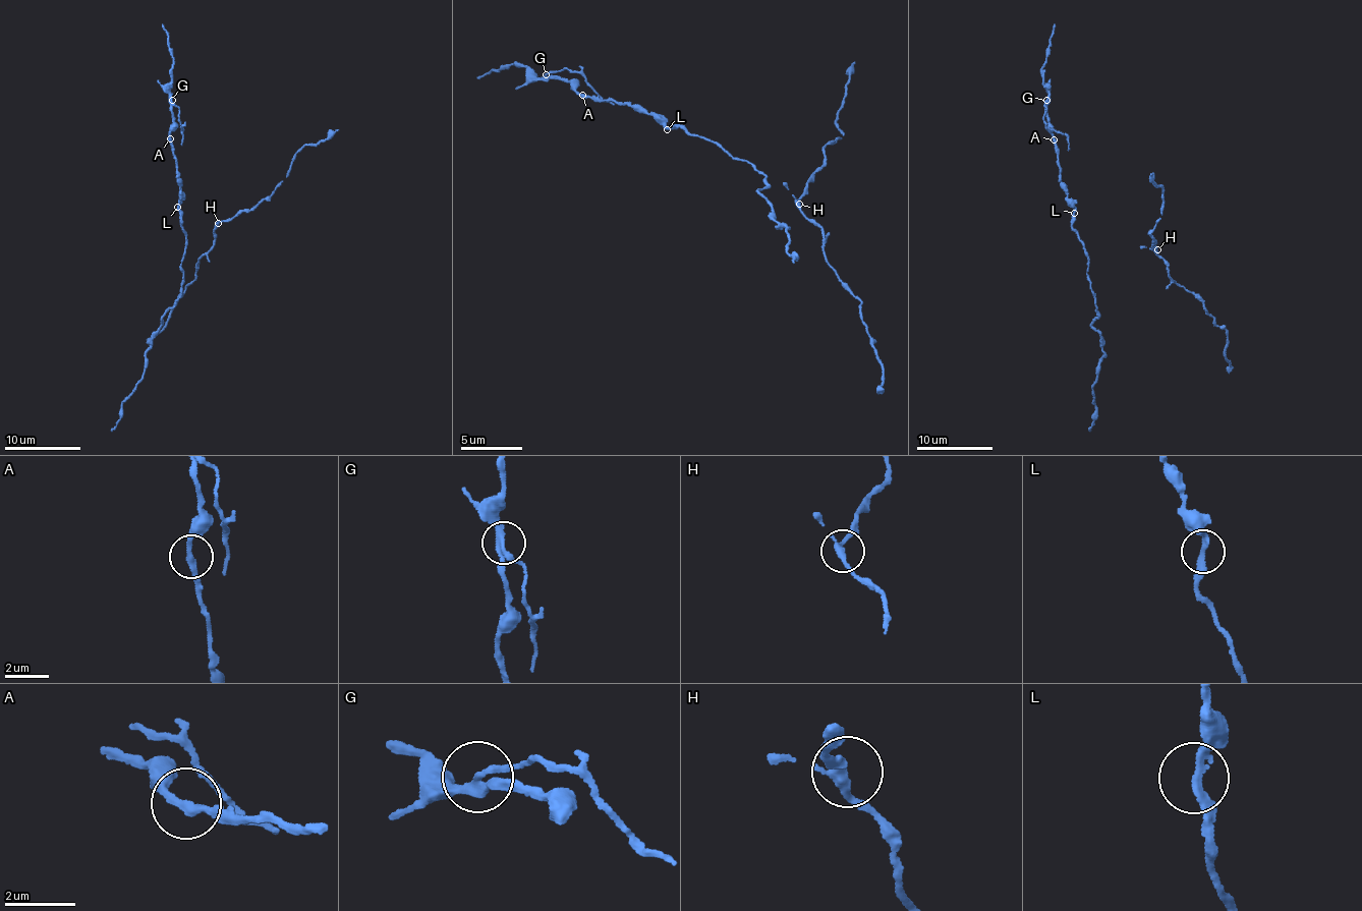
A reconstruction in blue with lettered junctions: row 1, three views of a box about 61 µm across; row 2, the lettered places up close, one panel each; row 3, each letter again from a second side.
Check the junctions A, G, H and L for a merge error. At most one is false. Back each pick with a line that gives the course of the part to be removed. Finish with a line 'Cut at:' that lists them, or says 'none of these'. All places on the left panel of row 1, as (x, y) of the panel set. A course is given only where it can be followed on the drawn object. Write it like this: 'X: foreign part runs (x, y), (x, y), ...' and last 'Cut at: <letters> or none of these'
G: foreign part runs (172, 100), (179, 109), (181, 146)
Cut at: G

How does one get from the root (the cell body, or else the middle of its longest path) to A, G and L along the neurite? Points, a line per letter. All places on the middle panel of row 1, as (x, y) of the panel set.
A: (721, 148), (680, 128), (663, 127), (649, 113), (631, 105), (582, 95)
G: (721, 148), (680, 128), (663, 127), (649, 113), (631, 105), (585, 97), (568, 81), (547, 74)
L: (721, 148), (680, 128), (668, 126), (667, 129)

